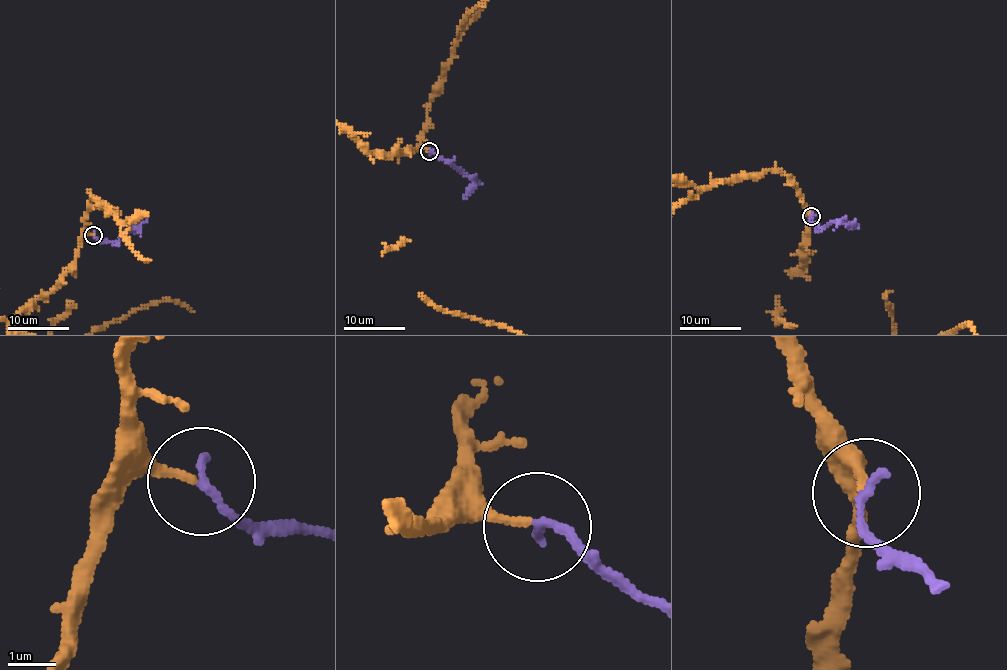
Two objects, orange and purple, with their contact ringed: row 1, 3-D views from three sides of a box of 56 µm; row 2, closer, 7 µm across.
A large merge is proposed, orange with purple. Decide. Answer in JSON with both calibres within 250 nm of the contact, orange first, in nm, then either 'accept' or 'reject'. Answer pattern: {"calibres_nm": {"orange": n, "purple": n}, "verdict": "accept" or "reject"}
{"calibres_nm": {"orange": 180, "purple": 200}, "verdict": "accept"}

